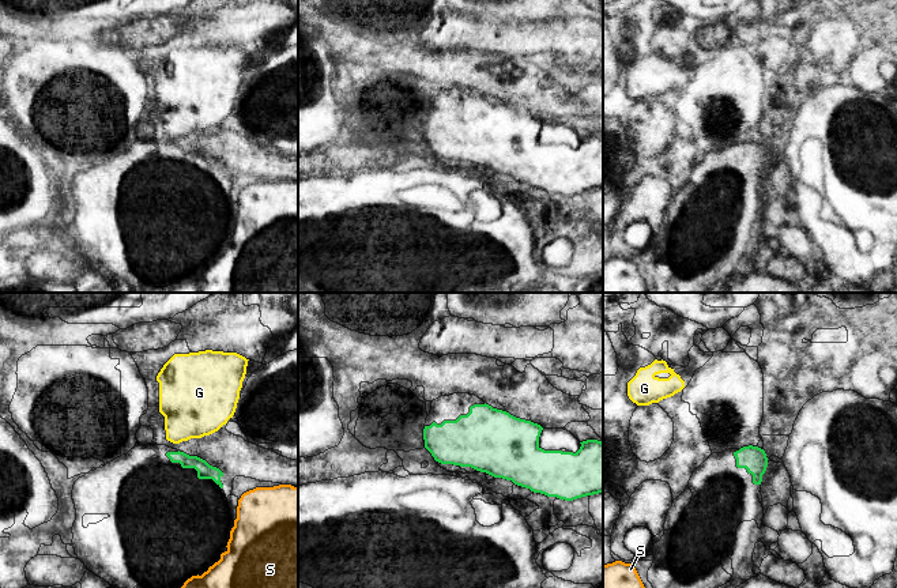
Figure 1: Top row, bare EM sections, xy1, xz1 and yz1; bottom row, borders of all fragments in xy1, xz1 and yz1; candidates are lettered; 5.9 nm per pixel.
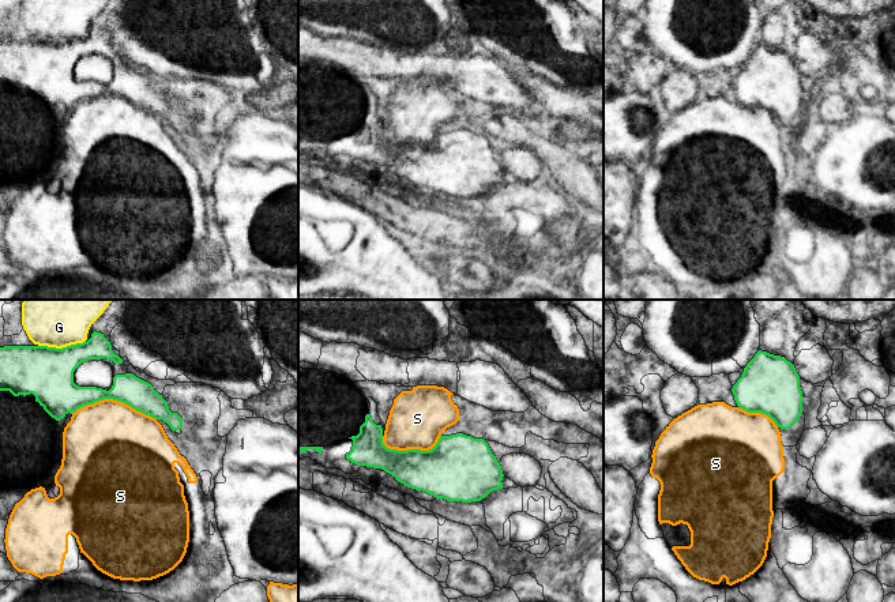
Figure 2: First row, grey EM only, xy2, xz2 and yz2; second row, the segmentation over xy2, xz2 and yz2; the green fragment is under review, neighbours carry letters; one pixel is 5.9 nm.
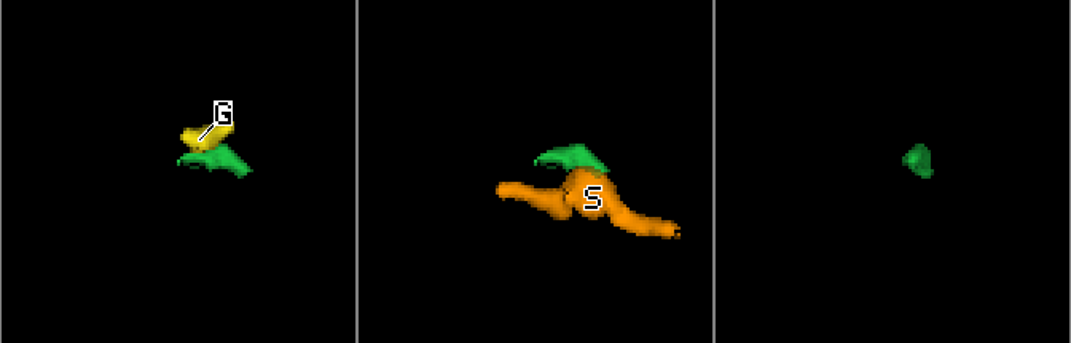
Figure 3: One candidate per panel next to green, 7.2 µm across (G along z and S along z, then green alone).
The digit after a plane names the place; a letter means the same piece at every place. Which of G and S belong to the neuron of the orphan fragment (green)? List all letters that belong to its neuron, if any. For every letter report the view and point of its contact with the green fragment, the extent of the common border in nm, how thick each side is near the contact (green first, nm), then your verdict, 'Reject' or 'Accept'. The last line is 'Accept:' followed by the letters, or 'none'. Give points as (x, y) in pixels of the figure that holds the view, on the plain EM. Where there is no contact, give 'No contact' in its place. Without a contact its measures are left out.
G: Touches green at xy2 (63, 42). Shared border 280 nm. Thickness 300 nm (green) against 260 nm. Reject
S: Touches green at xy2 (113, 94). Shared border 500 nm. Thickness 180 nm (green) against 480 nm. Reject
Accept: none

